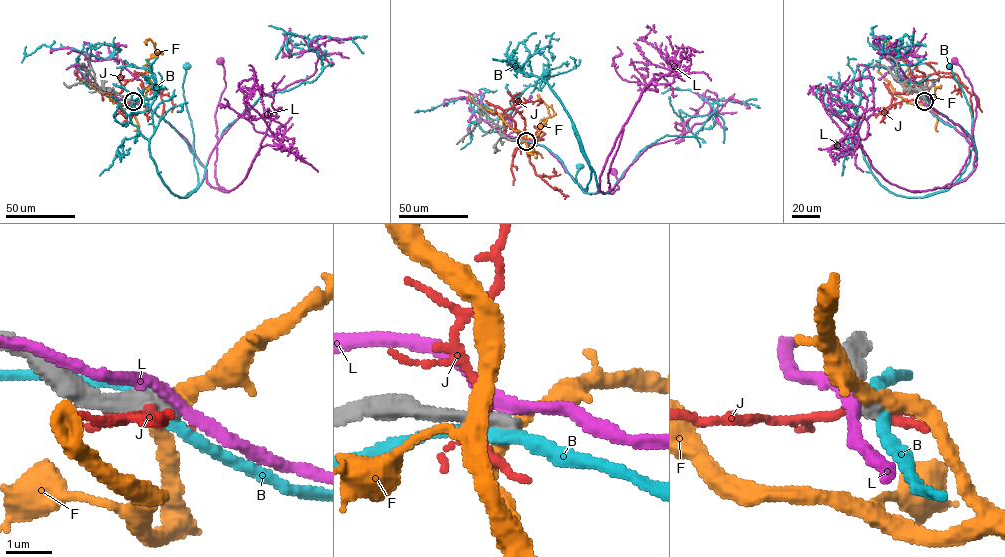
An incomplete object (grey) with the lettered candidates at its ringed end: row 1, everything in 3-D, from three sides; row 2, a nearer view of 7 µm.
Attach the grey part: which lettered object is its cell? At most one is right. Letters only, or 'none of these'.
none of these

